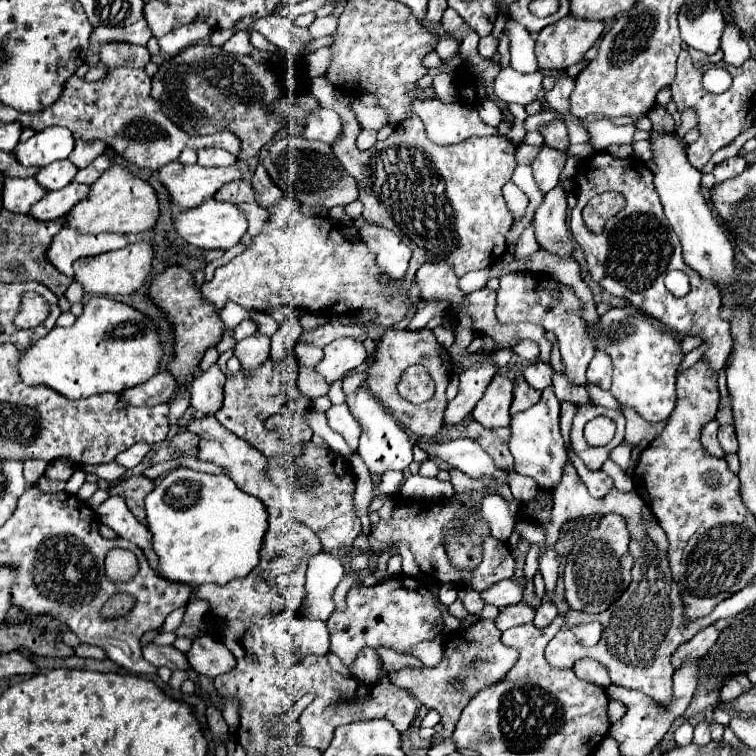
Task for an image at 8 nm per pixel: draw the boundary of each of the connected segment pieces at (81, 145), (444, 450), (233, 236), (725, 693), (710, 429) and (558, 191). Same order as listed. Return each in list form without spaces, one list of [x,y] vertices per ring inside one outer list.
[[[78,140],[74,146],[74,152],[68,156],[78,168],[86,168],[90,166],[100,154],[104,154],[108,148],[108,144],[104,142],[88,142],[88,140]]]
[[[460,438],[444,444],[424,444],[424,450],[438,456],[448,466],[462,470],[474,480],[480,480],[480,478],[490,478],[494,482],[510,480],[508,472],[496,468],[496,464],[492,464],[492,458],[480,448],[480,444],[476,444],[476,440]]]
[[[210,198],[204,204],[200,204],[200,208],[192,208],[192,210],[186,210],[186,212],[180,212],[178,216],[174,216],[174,228],[186,242],[190,242],[198,248],[228,250],[228,248],[236,246],[240,242],[240,238],[246,234],[248,218],[236,204],[216,202]]]
[[[736,674],[736,676],[730,676],[722,688],[720,688],[720,704],[728,704],[732,700],[736,700],[740,694],[748,692],[752,688],[750,680],[746,678],[746,674]]]
[[[716,420],[708,422],[708,424],[702,428],[702,446],[706,448],[708,454],[712,454],[712,456],[716,456],[716,458],[724,458],[726,454],[724,454],[724,450],[720,448],[720,444],[718,444],[718,440],[716,440],[716,432],[718,432]]]
[[[570,156],[562,168],[558,186],[548,192],[534,214],[536,226],[536,240],[542,250],[558,254],[558,256],[572,256],[572,240],[566,230],[566,190],[564,180],[578,172],[580,158]]]

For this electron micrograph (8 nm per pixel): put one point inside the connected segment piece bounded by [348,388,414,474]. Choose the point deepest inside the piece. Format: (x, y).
(384, 446)

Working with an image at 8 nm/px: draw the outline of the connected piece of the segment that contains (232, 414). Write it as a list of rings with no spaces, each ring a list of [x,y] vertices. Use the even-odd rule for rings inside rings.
[[[288,358],[284,364],[274,364],[272,360],[266,360],[260,368],[256,368],[252,372],[250,378],[244,376],[244,372],[236,372],[232,374],[228,380],[226,380],[226,386],[224,386],[224,404],[220,406],[220,412],[216,412],[216,418],[222,426],[226,426],[230,432],[234,432],[236,436],[248,440],[254,448],[258,448],[266,458],[268,456],[276,456],[276,452],[286,452],[290,450],[294,456],[300,452],[300,450],[292,450],[292,448],[298,448],[294,446],[296,444],[302,444],[302,442],[308,442],[310,440],[310,432],[300,432],[300,436],[290,436],[288,444],[284,444],[284,434],[272,434],[272,432],[266,432],[264,428],[264,420],[276,412],[288,412],[288,410],[296,410],[294,400],[302,400],[304,396],[298,392],[298,386],[296,386],[296,378],[298,378],[298,364],[296,364],[296,358]]]

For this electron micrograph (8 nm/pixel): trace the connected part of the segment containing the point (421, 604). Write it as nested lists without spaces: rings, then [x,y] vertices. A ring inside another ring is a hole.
[[[394,576],[376,586],[368,586],[368,588],[354,586],[354,588],[350,588],[350,592],[346,596],[346,608],[342,612],[332,612],[332,616],[326,622],[328,632],[330,632],[330,652],[336,654],[346,666],[352,666],[352,662],[364,648],[372,648],[372,650],[392,648],[398,654],[412,654],[416,644],[434,640],[440,634],[438,620],[442,620],[442,612],[438,608],[436,598],[424,584],[420,584],[414,578]]]

